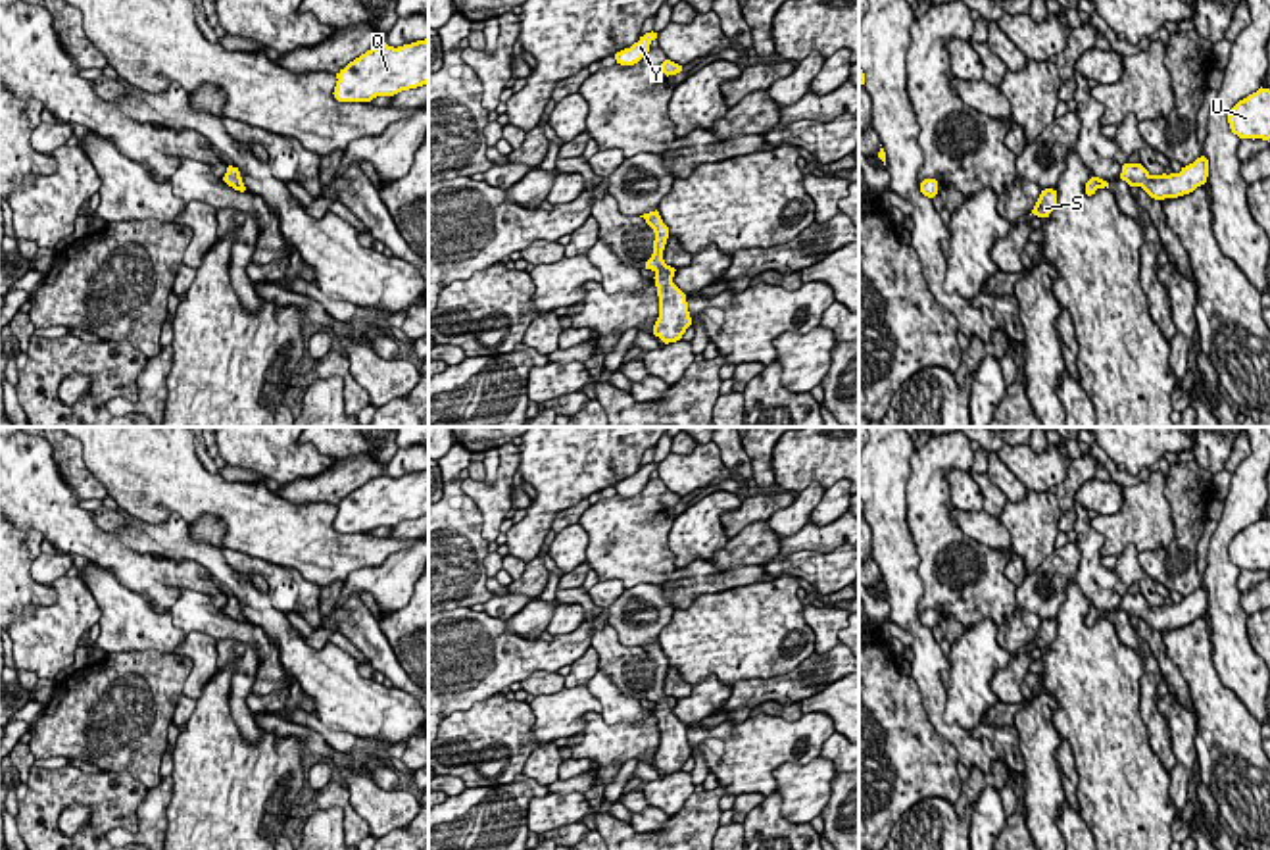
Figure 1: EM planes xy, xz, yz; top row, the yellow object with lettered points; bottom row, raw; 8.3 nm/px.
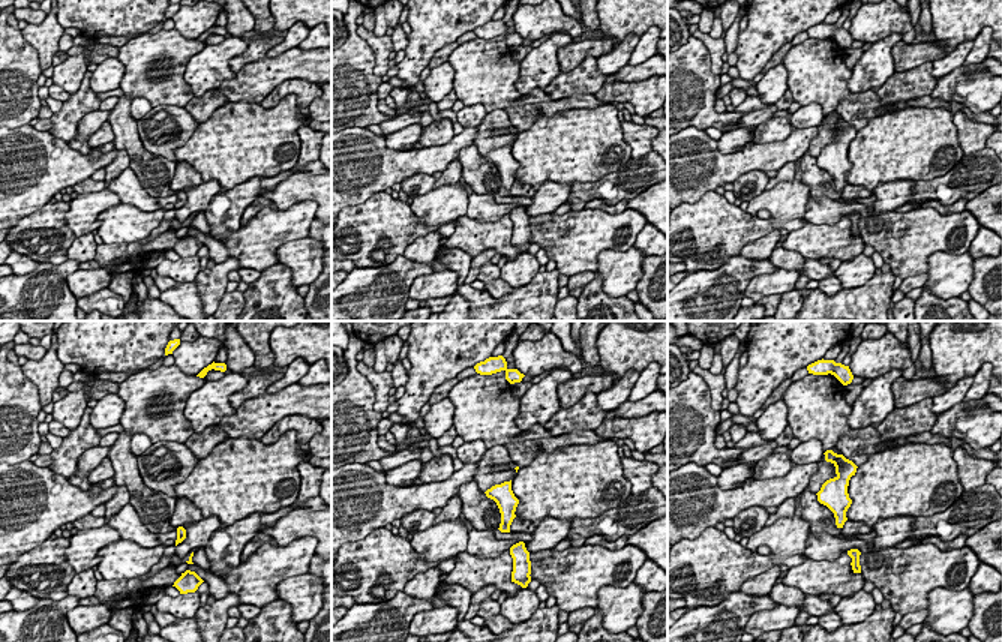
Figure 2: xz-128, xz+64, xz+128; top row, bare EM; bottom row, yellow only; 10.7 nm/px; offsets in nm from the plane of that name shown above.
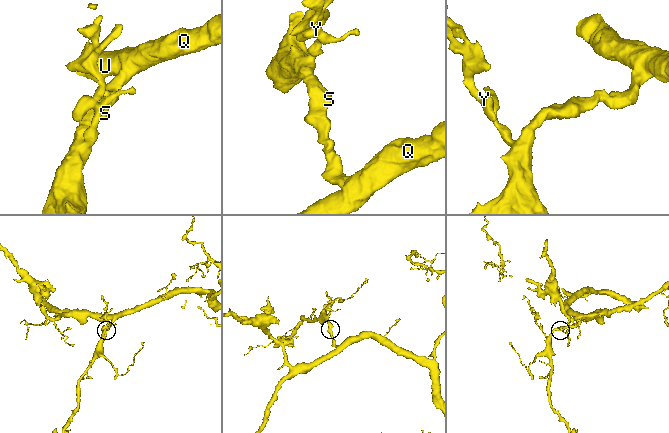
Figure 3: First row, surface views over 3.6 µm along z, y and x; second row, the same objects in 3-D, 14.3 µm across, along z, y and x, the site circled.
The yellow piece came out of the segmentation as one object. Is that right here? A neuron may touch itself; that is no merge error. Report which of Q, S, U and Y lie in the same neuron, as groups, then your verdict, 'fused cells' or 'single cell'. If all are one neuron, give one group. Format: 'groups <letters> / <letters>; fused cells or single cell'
groups Q S U Y; single cell

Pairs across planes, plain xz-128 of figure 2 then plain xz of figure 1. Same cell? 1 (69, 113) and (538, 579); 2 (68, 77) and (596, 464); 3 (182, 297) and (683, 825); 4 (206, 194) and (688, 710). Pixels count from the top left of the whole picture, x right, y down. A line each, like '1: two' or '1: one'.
1: one
2: one
3: two
4: one

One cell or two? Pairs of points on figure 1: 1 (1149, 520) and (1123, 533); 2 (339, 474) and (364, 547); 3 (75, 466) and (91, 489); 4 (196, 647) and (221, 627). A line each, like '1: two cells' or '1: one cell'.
1: one cell
2: two cells
3: one cell
4: two cells

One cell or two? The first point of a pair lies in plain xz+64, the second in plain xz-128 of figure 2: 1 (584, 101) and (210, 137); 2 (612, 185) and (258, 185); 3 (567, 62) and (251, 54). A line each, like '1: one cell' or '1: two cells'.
1: two cells
2: one cell
3: one cell

